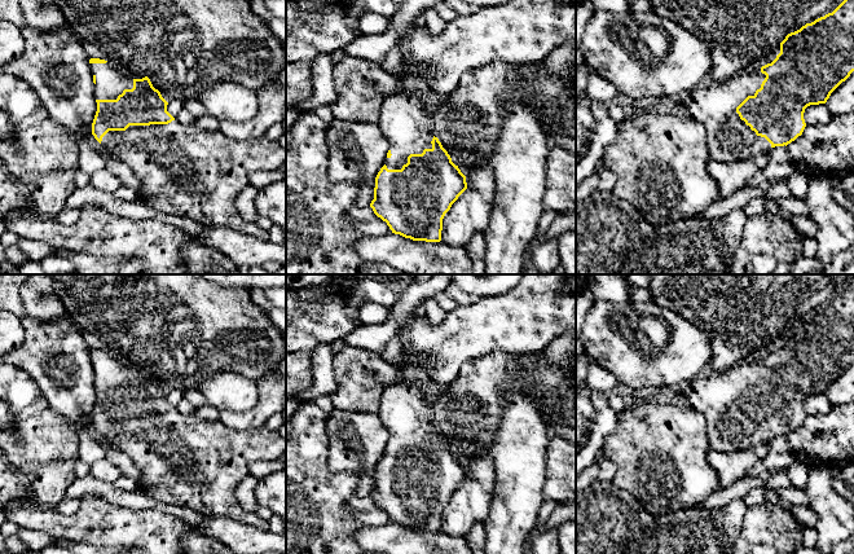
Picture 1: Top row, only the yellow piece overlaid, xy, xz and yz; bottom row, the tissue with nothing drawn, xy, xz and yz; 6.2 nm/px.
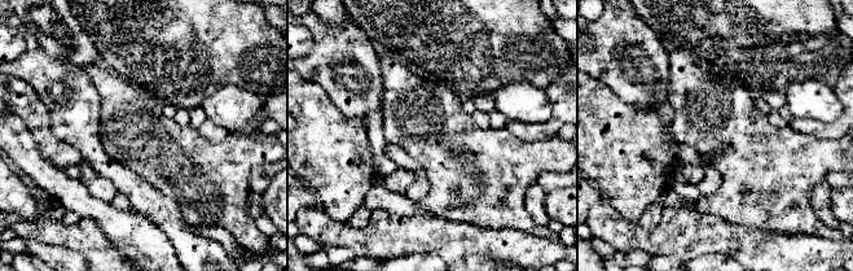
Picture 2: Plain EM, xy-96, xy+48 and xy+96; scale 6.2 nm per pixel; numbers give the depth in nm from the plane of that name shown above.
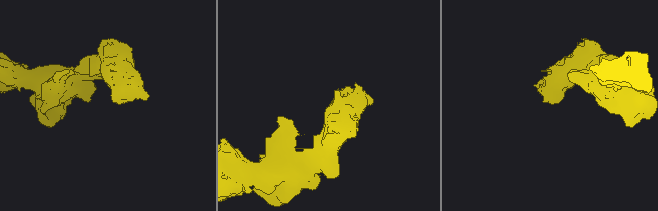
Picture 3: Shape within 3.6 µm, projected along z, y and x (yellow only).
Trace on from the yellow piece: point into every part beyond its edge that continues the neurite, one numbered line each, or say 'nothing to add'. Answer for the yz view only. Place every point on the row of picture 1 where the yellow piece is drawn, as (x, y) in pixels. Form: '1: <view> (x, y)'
1: yz (729, 139)

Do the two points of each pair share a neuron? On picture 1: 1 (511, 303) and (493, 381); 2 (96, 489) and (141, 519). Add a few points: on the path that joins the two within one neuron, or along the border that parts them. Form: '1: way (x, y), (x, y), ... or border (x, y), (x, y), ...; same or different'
1: border (516, 354), (492, 351), (470, 359); different
2: border (93, 496), (126, 508), (152, 509); different

